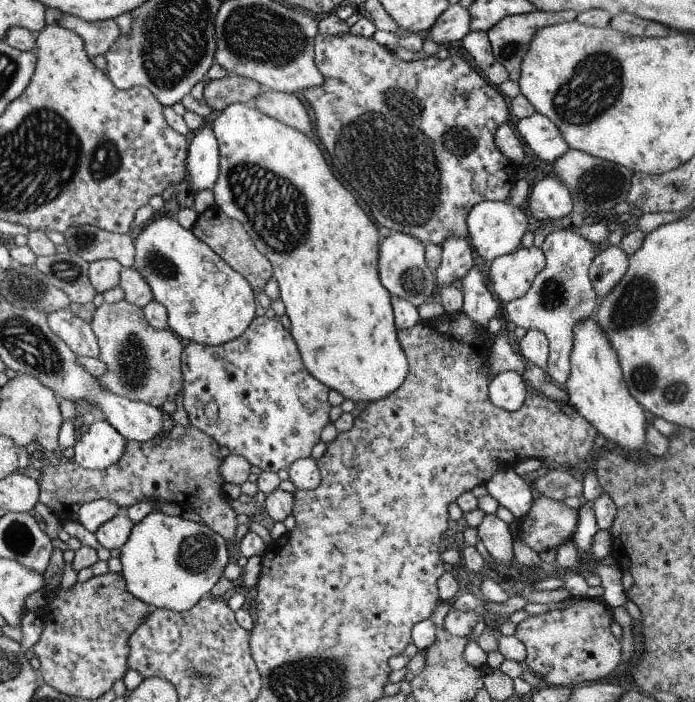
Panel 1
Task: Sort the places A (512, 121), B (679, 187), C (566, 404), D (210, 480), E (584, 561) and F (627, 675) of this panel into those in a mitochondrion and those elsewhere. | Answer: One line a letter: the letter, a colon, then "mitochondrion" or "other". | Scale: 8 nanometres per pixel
A: other
B: mitochondrion
C: other
D: other
E: other
F: other

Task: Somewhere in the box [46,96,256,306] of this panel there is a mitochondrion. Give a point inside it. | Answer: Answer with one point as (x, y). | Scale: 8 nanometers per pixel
(162, 266)

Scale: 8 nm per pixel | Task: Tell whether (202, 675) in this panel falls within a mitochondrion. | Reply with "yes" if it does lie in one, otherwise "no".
yes

